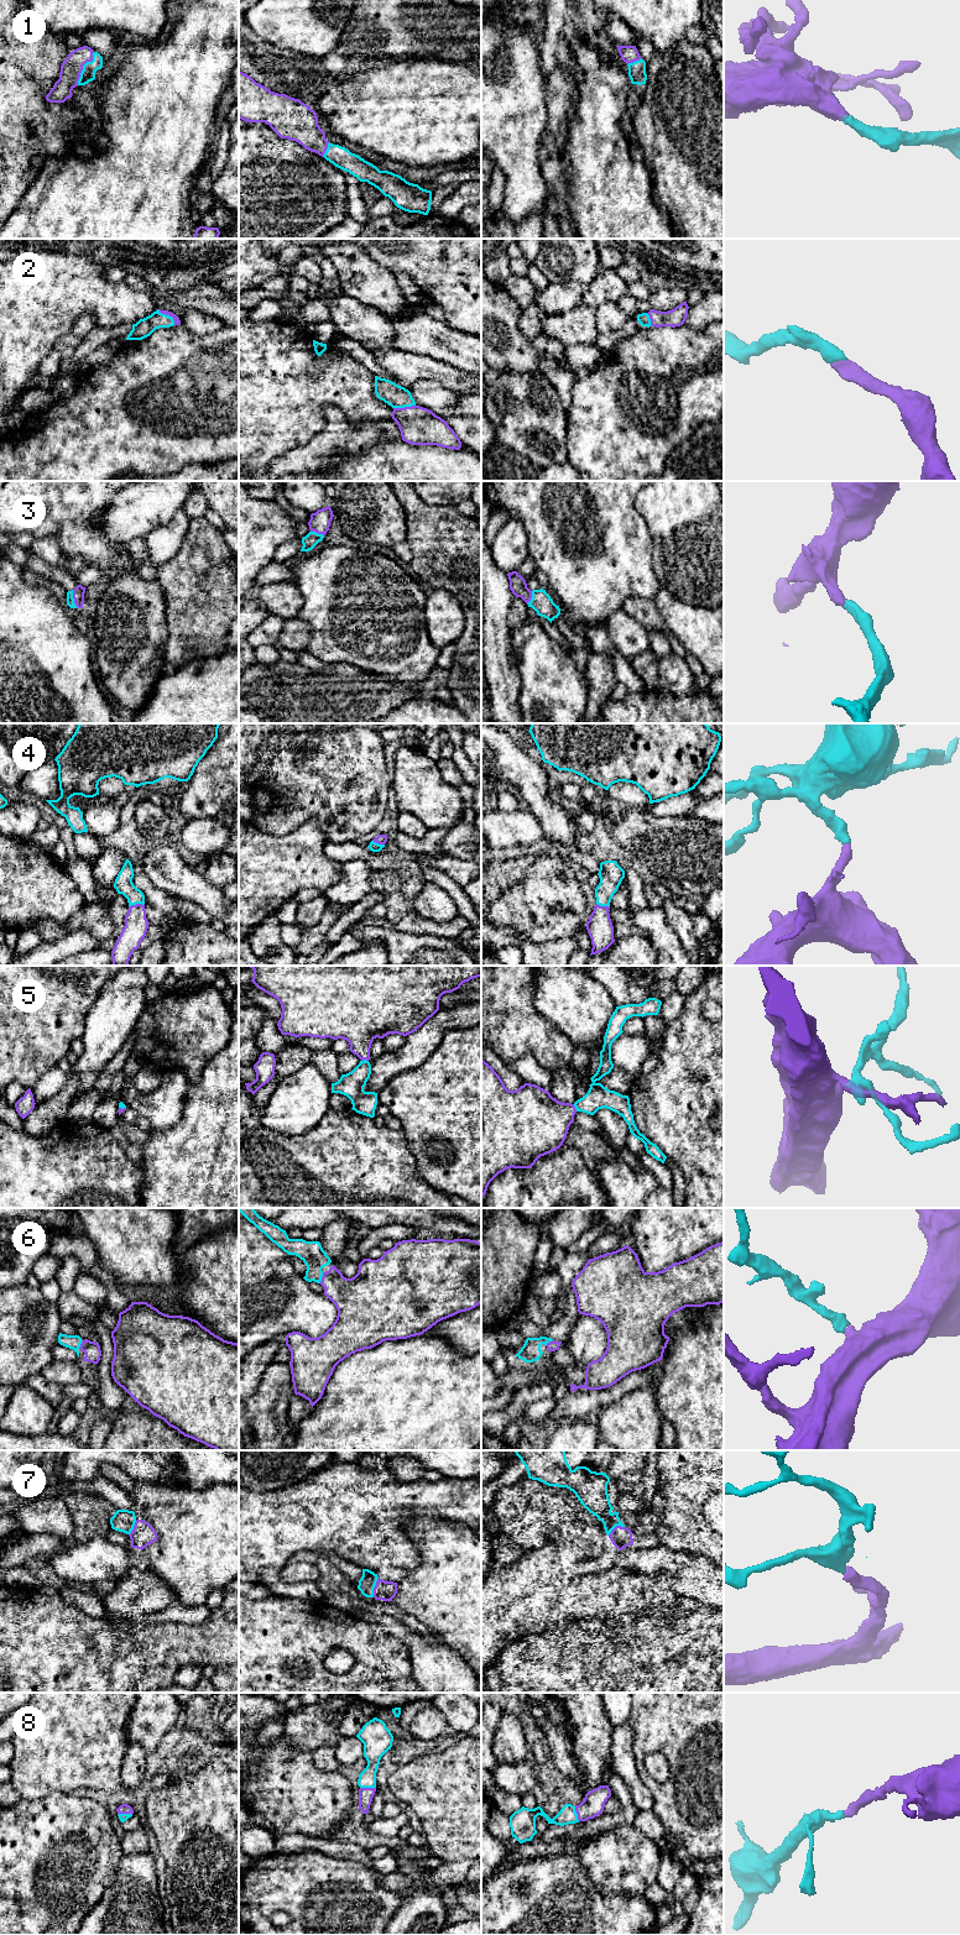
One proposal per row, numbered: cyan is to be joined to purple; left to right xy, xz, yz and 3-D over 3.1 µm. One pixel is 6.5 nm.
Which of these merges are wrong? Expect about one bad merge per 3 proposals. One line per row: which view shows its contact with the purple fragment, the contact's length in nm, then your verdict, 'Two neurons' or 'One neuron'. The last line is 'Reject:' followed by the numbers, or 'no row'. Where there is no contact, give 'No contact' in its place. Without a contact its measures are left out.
1: Touches purple in xy. Shared border 240 nm. One neuron
2: Touches purple in xy. Shared border 160 nm. One neuron
3: Touches purple in xy. Shared border 130 nm. One neuron
4: Touches purple in xy. Shared border 110 nm. One neuron
5: Touches purple in xz. Shared border 50 nm. One neuron
6: Touches purple in xz. Shared border 80 nm. One neuron
7: Touches purple in xz. Shared border 130 nm. One neuron
8: Touches purple in xz. Shared border 100 nm. One neuron
Reject: no row

